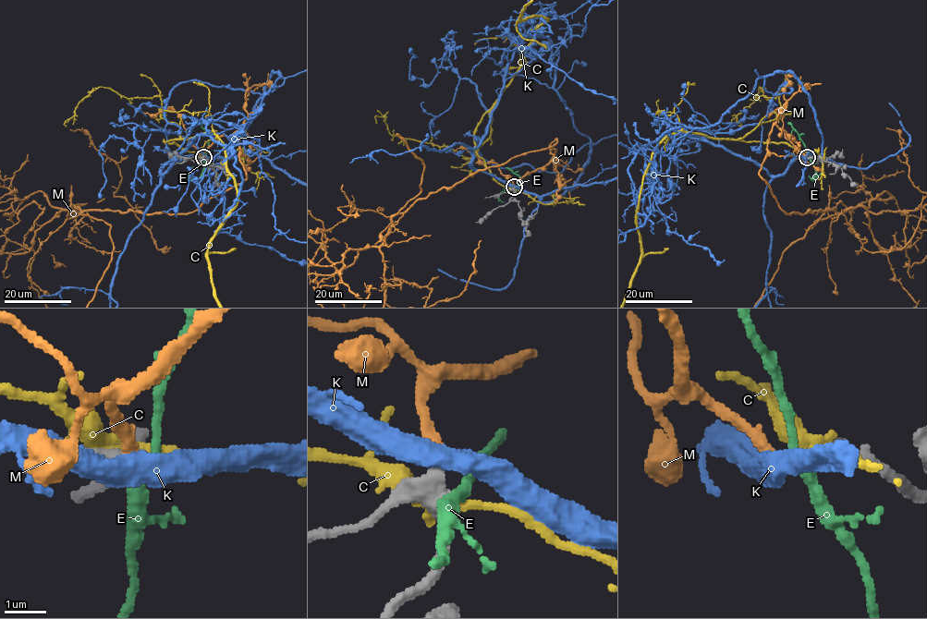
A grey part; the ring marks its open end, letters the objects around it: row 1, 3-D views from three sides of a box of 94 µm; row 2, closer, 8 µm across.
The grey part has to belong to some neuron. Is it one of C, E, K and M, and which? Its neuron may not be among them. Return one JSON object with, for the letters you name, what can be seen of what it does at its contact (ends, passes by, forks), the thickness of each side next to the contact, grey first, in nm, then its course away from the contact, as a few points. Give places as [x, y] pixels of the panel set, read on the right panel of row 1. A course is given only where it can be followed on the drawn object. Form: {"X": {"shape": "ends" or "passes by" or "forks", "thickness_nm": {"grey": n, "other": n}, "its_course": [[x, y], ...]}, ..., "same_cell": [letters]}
{"M": {"shape": "ends", "thickness_nm": {"grey": 320, "other": 280}}, "same_cell": ["M"]}

